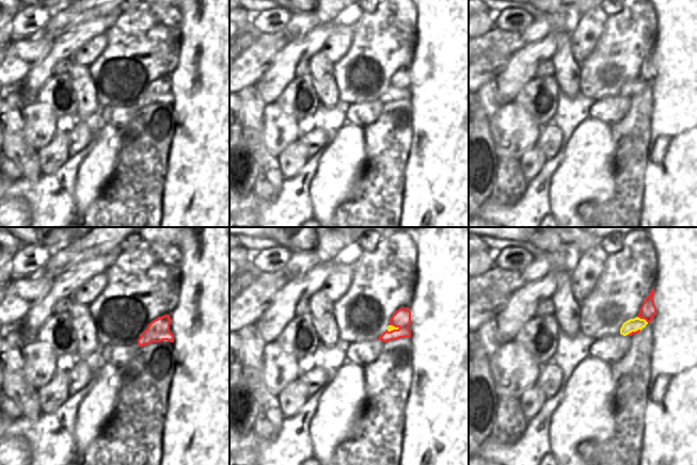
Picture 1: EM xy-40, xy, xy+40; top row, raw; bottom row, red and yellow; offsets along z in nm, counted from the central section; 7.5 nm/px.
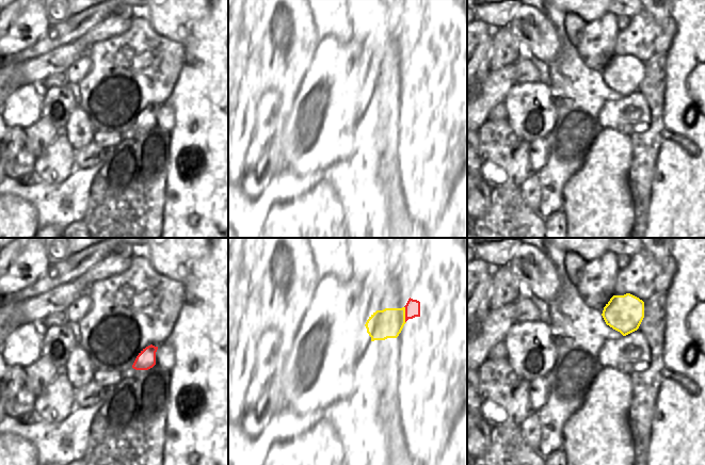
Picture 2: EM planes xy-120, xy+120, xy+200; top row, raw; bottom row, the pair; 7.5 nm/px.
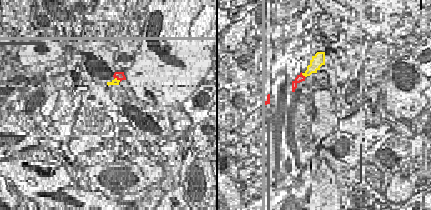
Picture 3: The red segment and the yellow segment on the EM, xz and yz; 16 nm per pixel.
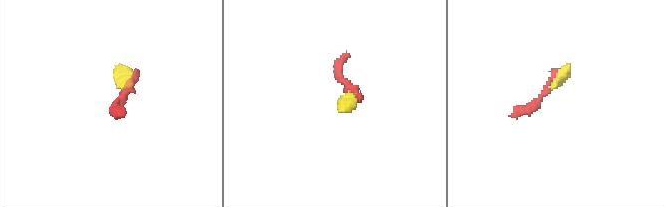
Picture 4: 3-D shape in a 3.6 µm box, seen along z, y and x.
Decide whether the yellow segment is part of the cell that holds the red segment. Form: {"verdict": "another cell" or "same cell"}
{"verdict": "another cell"}

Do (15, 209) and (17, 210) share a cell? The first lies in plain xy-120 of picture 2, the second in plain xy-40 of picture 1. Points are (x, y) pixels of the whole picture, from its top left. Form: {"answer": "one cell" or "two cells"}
{"answer": "one cell"}

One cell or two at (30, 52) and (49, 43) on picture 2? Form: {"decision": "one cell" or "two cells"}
{"decision": "one cell"}

